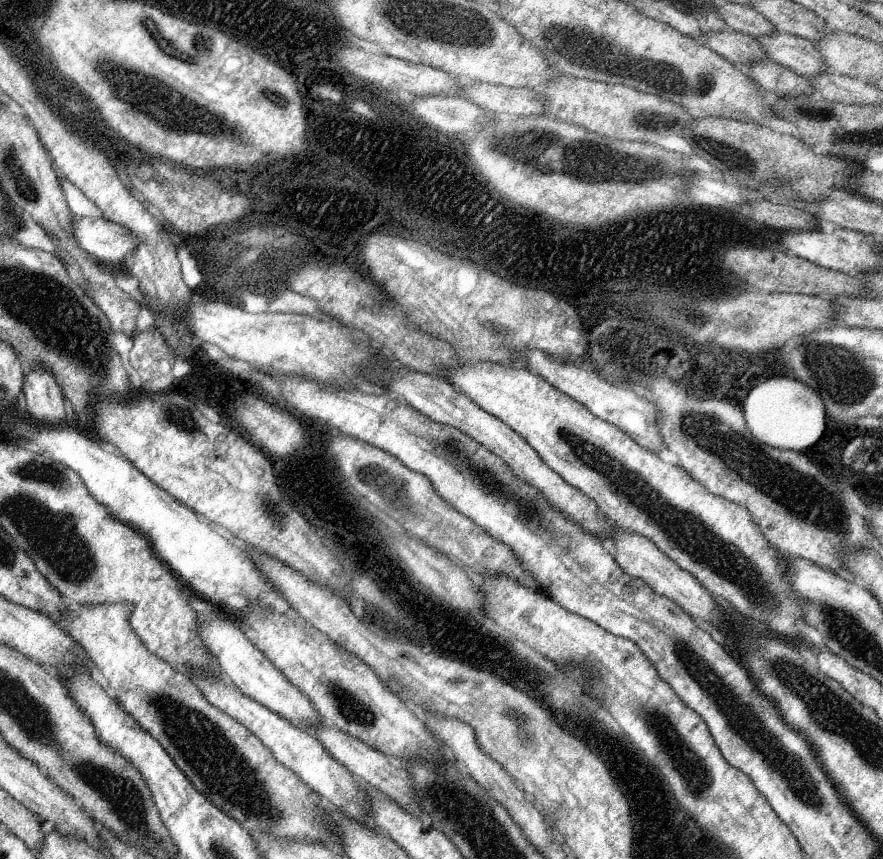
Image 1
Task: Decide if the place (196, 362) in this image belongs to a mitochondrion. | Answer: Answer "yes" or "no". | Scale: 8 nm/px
no

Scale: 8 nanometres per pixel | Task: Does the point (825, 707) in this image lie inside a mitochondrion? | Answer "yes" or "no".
yes

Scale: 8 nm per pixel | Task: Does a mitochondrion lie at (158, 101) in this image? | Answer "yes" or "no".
yes

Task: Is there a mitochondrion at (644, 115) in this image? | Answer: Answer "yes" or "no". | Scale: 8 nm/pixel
no

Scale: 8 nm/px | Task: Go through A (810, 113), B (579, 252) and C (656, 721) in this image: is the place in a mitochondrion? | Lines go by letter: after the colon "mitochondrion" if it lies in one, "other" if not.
A: mitochondrion
B: other
C: mitochondrion

